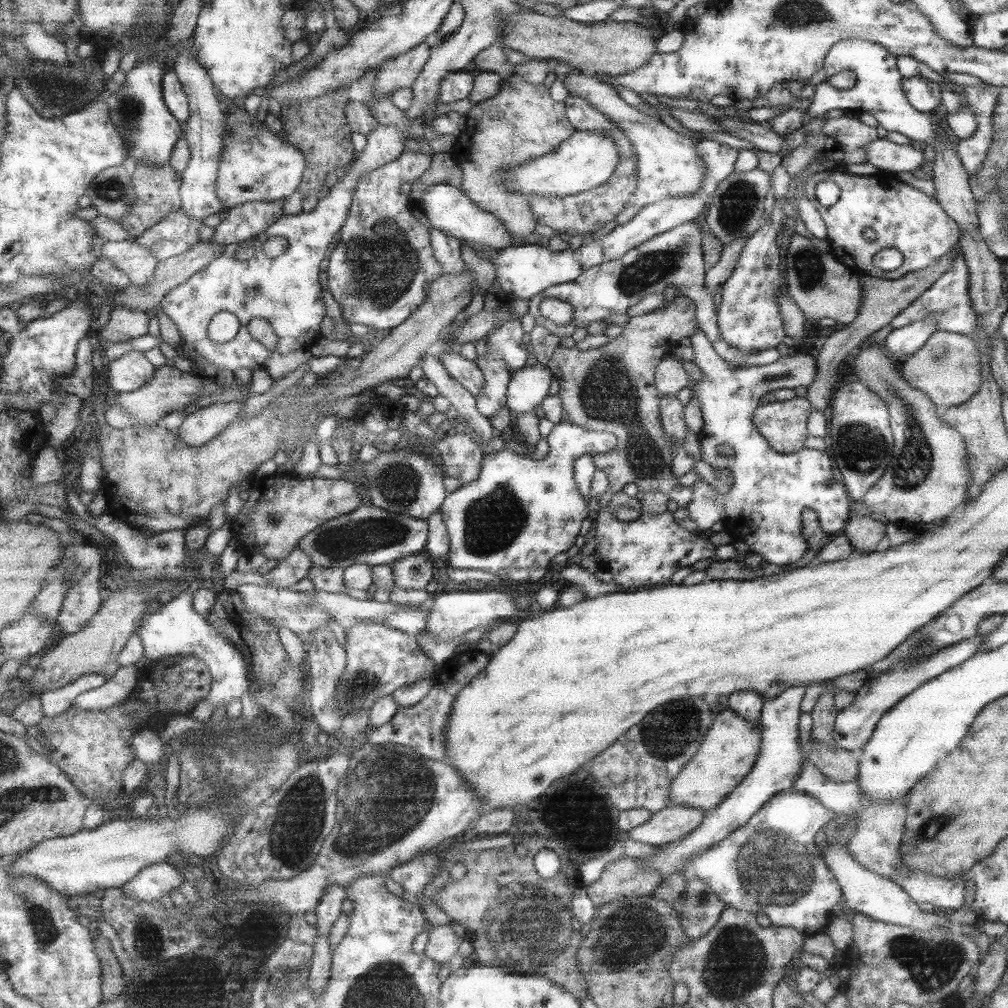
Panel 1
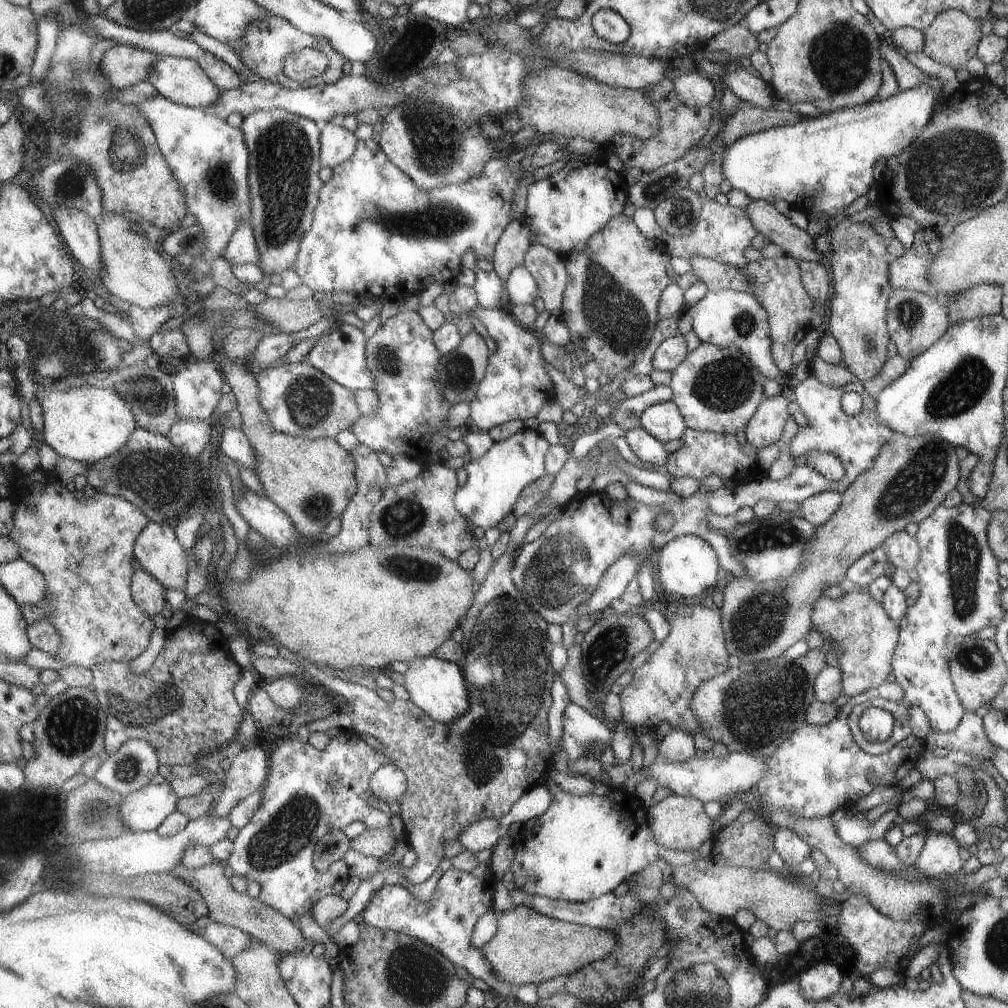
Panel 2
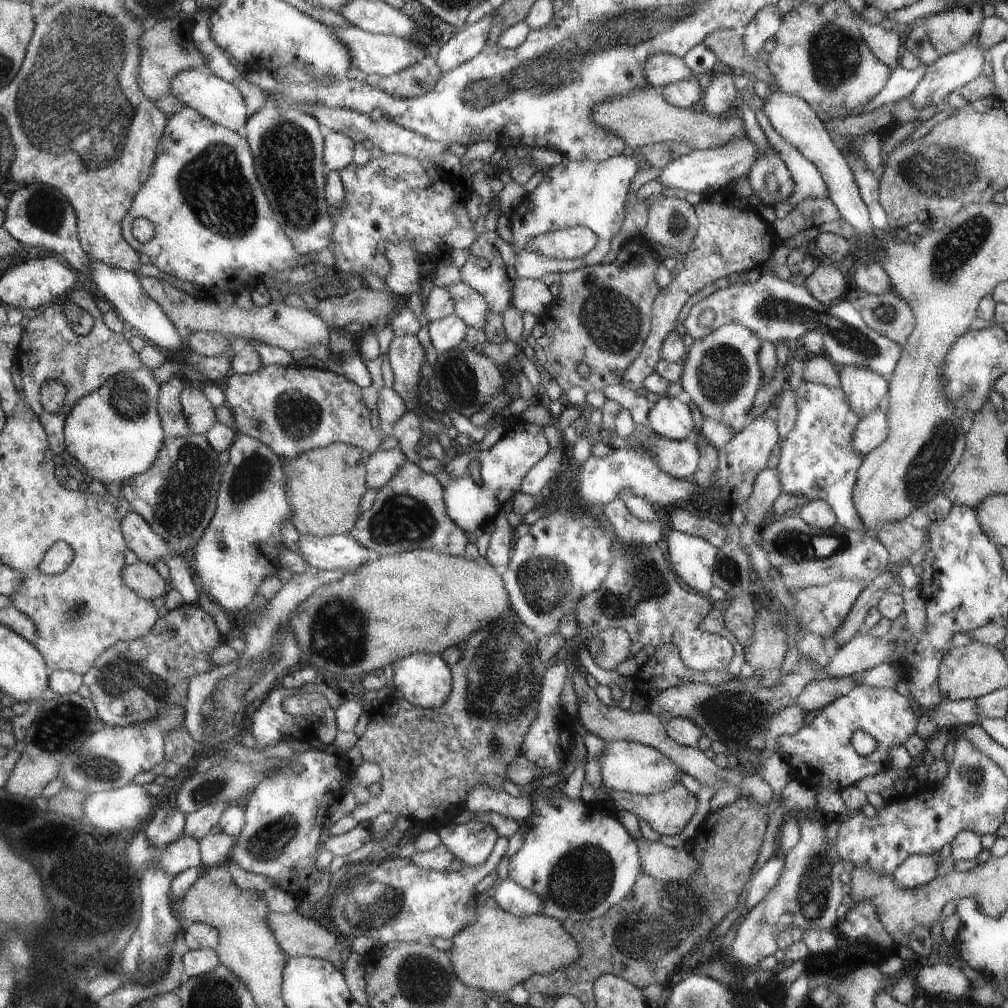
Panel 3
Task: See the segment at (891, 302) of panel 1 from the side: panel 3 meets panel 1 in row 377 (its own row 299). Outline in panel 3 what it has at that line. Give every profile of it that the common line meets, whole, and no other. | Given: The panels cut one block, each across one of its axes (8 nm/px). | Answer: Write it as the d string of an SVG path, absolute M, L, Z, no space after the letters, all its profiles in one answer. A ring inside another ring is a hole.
M828 263L818 265L804 278L803 286L821 304L829 305L844 298L847 287L843 274Z

